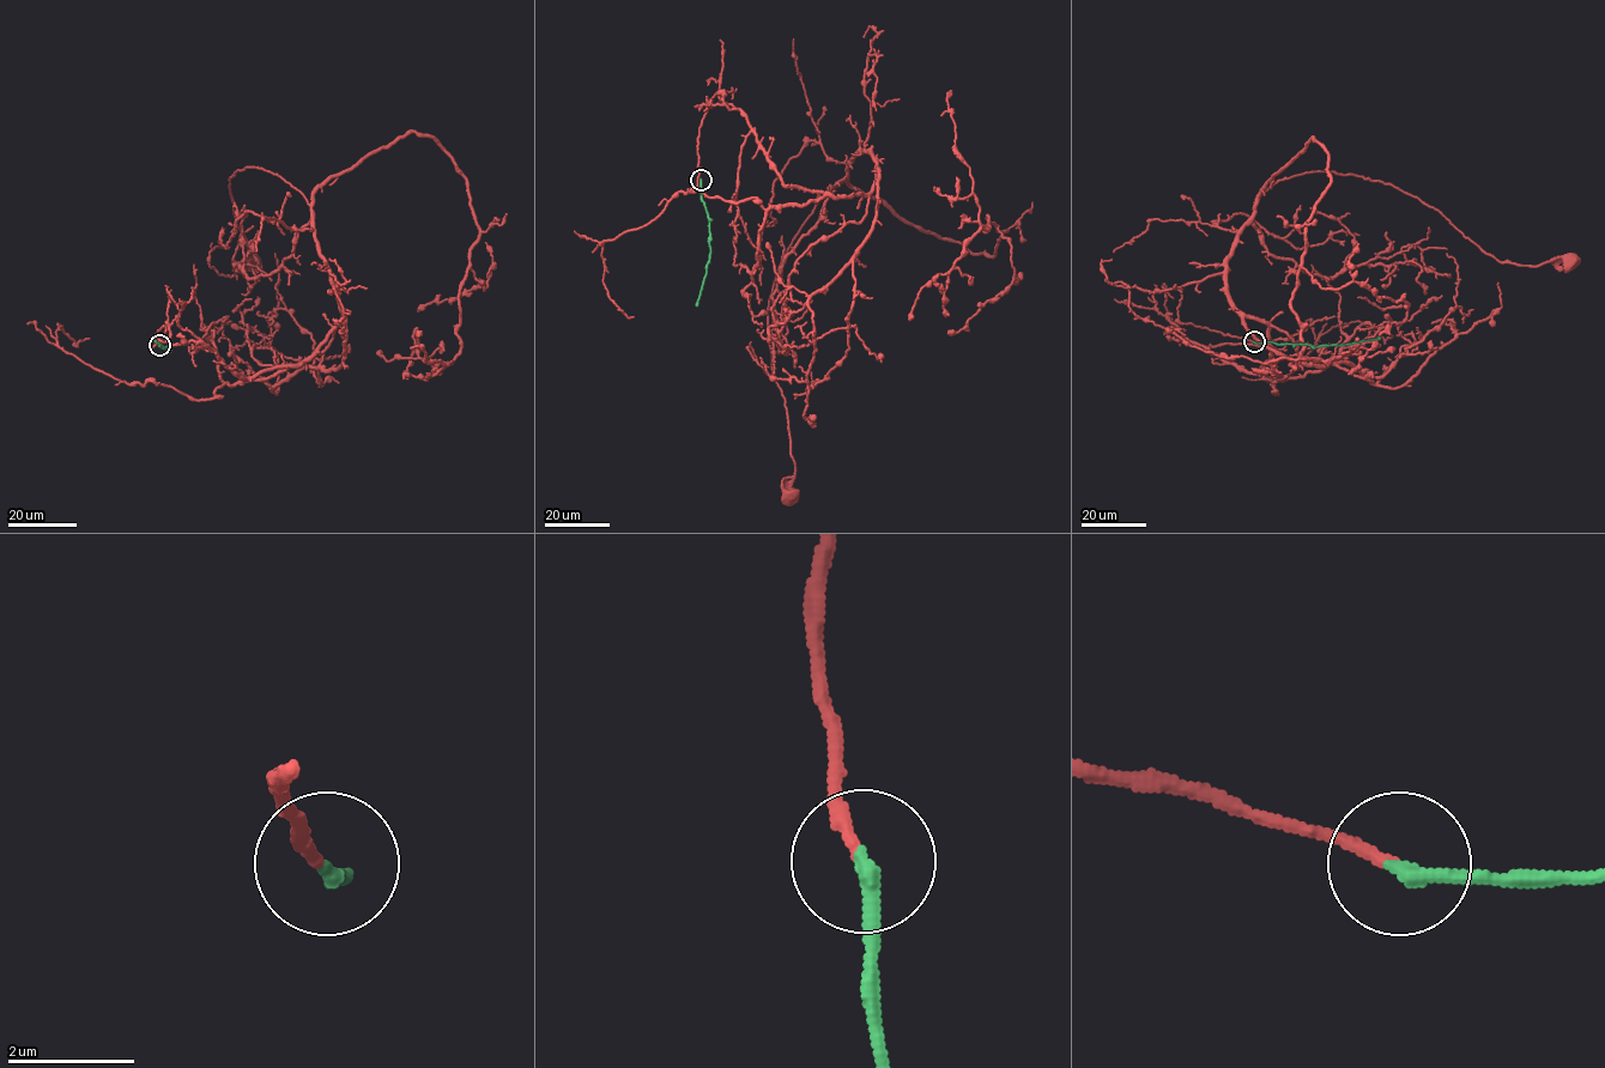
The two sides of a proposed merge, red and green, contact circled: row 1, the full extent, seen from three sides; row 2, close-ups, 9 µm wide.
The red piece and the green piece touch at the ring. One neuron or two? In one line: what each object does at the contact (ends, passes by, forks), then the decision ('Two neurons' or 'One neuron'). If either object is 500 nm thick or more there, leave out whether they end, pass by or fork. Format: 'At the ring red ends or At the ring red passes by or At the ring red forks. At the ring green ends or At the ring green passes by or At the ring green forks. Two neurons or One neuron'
At the ring red ends. At the ring green ends. One neuron

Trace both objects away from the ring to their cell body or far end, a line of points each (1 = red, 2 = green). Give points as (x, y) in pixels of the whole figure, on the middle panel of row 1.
1: (700, 178), (710, 101), (786, 186), (867, 194), (876, 163), (816, 205), (769, 298), (788, 497)
2: (700, 178), (701, 199), (709, 220), (710, 255), (696, 305)

